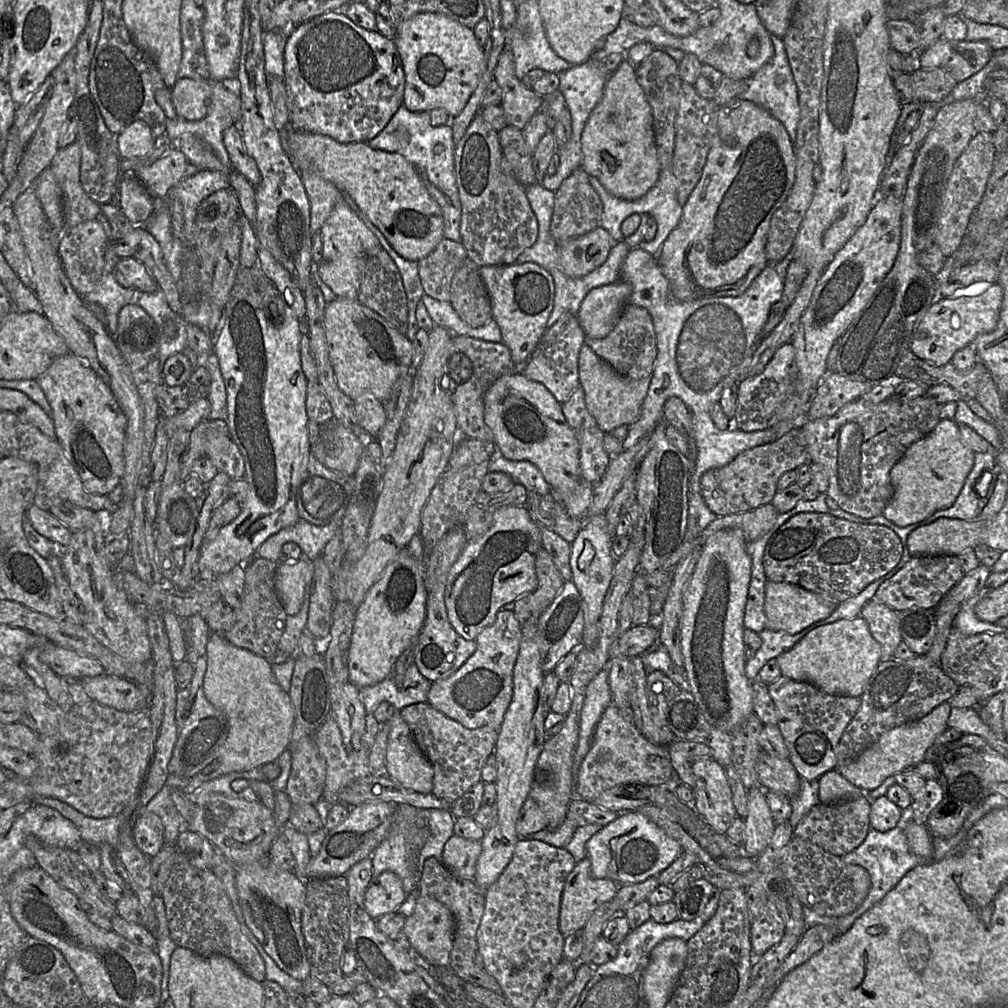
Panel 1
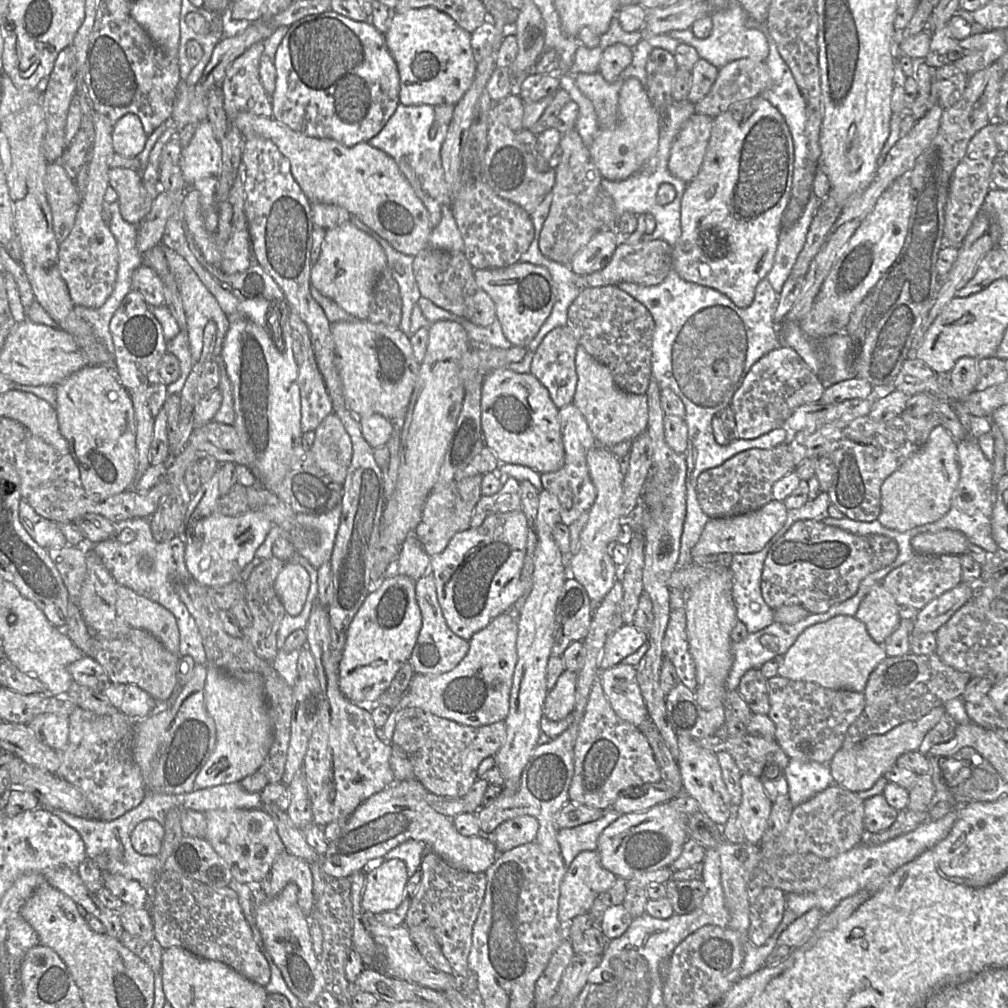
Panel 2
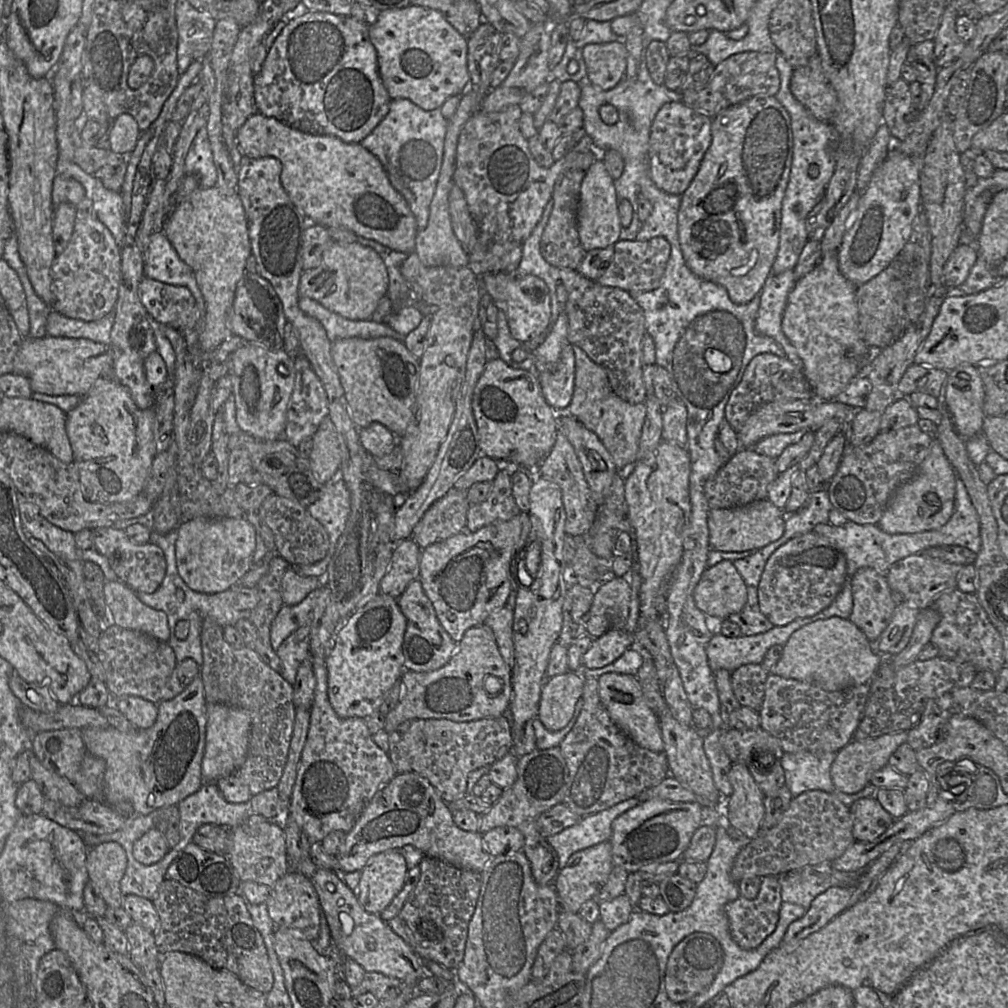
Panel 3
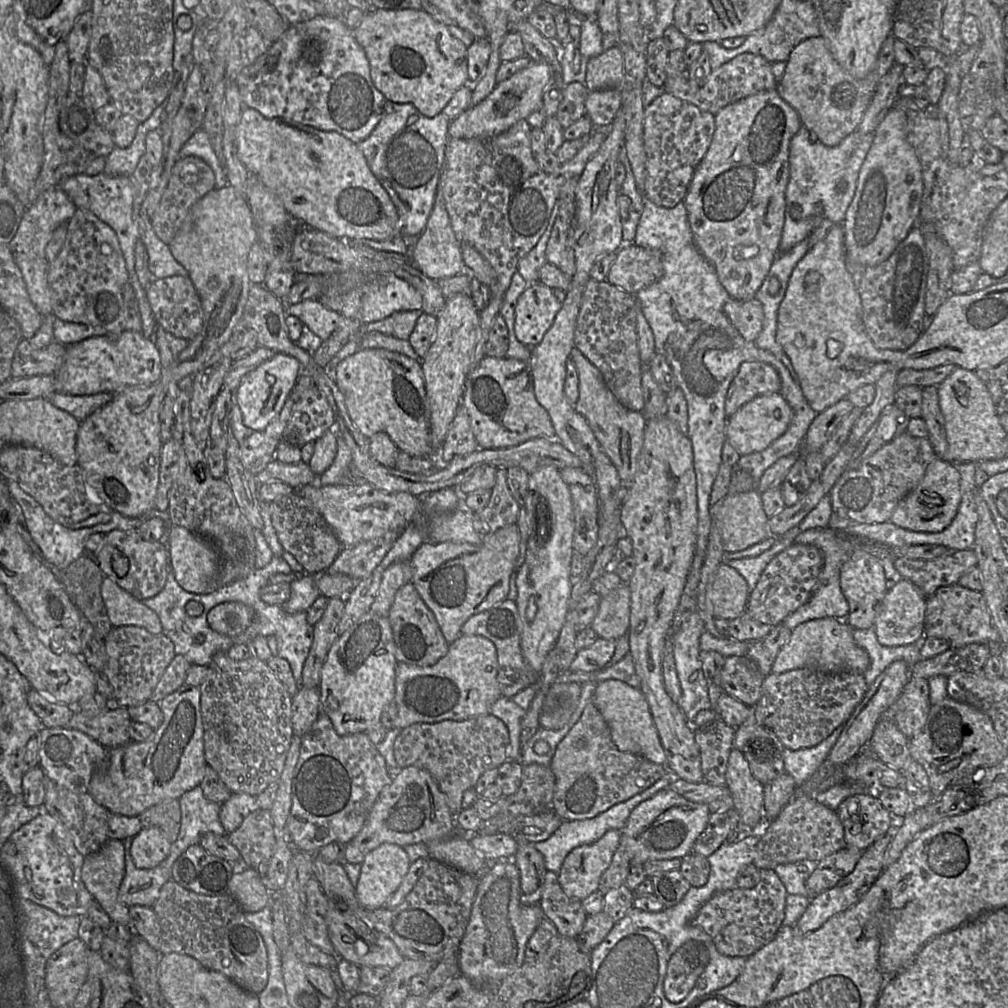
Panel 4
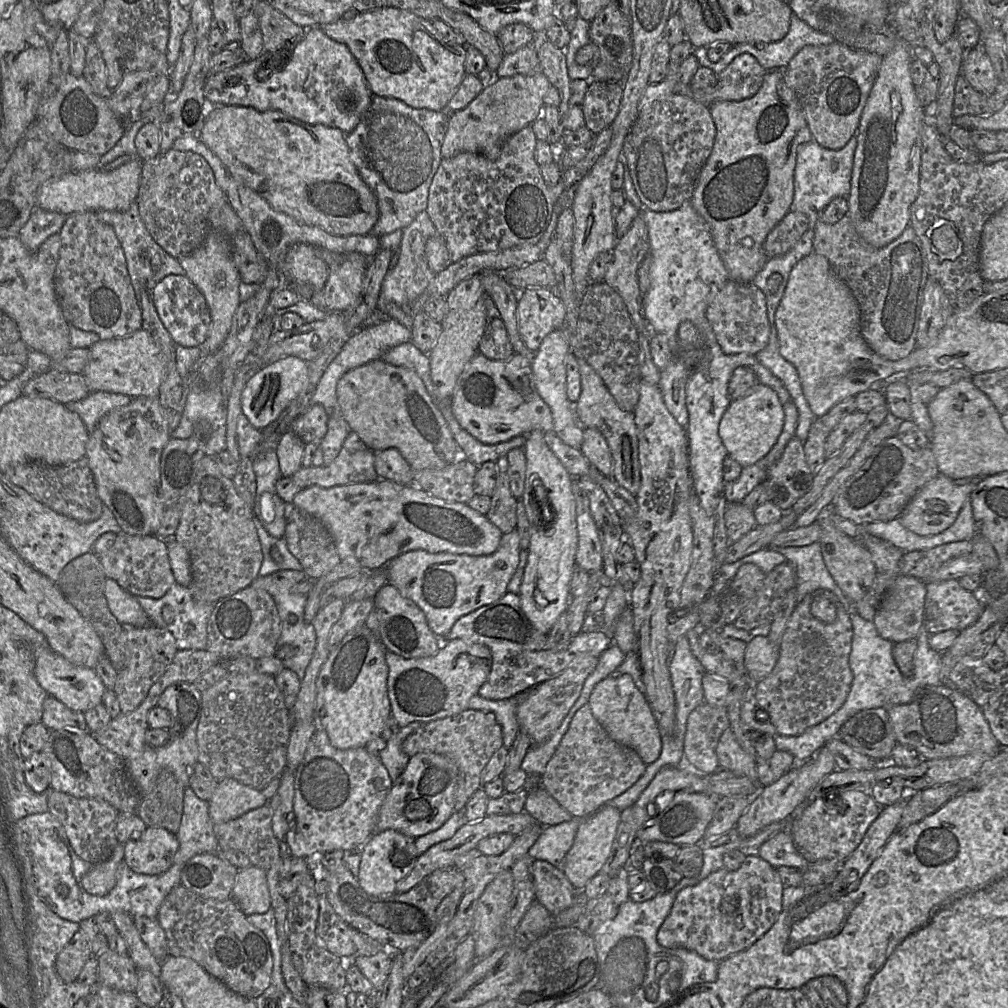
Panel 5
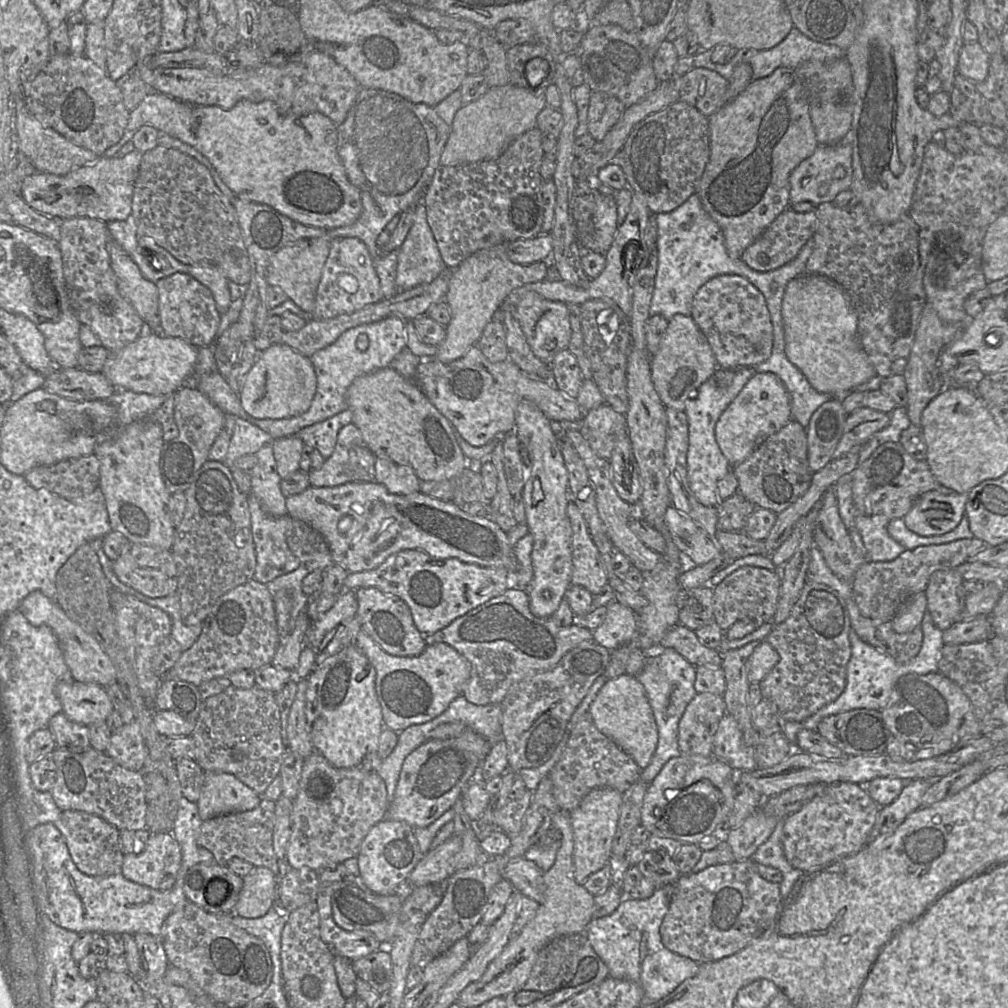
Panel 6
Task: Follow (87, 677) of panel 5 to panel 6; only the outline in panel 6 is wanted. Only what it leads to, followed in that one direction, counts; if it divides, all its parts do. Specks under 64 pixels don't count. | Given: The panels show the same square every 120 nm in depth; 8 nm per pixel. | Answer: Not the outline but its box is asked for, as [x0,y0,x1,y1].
[56,680,113,726]

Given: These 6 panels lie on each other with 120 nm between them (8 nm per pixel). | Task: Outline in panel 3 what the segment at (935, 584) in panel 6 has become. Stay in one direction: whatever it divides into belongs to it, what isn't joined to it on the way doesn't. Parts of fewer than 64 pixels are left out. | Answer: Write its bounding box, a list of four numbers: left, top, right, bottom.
[931,587,1006,675]

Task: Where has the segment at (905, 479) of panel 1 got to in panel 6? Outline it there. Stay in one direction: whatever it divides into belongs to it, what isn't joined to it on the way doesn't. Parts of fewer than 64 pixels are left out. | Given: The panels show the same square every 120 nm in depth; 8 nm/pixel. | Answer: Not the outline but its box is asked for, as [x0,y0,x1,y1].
[903,490,968,536]

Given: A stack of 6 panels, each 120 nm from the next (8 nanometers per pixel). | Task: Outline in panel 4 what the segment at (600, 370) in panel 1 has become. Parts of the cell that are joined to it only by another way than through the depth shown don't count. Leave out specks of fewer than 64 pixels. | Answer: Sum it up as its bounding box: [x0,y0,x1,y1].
[571,347,647,484]

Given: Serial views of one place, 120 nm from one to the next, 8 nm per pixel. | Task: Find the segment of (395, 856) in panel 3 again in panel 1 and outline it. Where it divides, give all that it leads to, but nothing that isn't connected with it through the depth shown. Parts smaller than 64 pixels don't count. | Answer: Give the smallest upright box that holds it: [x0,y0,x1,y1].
[364,871,407,920]

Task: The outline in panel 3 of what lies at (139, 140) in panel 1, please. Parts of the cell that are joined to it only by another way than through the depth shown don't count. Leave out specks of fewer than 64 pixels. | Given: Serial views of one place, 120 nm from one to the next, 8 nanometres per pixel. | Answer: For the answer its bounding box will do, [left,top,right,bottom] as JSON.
[108,113,141,155]

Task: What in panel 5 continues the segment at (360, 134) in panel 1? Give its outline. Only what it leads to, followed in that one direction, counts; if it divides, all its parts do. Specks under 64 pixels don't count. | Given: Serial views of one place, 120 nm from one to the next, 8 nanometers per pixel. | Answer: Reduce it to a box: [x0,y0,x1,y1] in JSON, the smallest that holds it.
[204,27,373,134]

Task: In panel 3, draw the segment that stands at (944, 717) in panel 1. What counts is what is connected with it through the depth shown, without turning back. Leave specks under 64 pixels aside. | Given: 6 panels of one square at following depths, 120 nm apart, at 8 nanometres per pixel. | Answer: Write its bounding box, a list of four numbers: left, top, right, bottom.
[831,731,908,794]

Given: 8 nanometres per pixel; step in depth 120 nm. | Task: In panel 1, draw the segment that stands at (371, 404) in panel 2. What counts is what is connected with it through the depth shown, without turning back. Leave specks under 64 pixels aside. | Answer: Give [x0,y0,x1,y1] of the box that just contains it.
[324,297,412,402]

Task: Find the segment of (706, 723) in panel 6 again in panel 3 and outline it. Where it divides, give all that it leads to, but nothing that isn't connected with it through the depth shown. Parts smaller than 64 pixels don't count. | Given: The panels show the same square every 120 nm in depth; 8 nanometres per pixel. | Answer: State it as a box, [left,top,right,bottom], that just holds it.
[703,729,733,799]

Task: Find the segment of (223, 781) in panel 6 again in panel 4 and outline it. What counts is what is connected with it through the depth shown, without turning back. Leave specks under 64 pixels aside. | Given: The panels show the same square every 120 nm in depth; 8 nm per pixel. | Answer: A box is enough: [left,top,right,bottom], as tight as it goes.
[219,793,259,834]

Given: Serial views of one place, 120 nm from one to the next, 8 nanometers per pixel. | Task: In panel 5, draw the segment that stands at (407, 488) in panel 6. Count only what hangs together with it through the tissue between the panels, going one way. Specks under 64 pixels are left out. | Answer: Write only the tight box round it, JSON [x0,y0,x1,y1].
[374,448,413,485]

